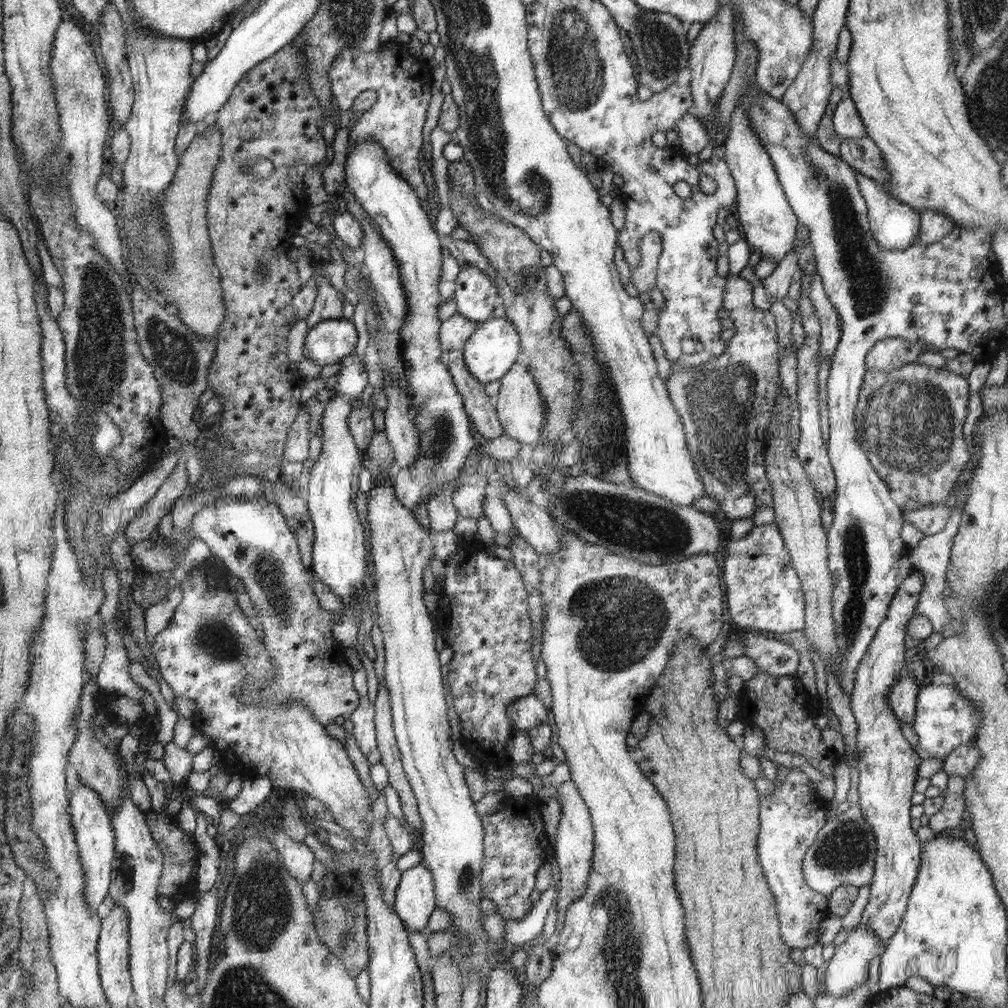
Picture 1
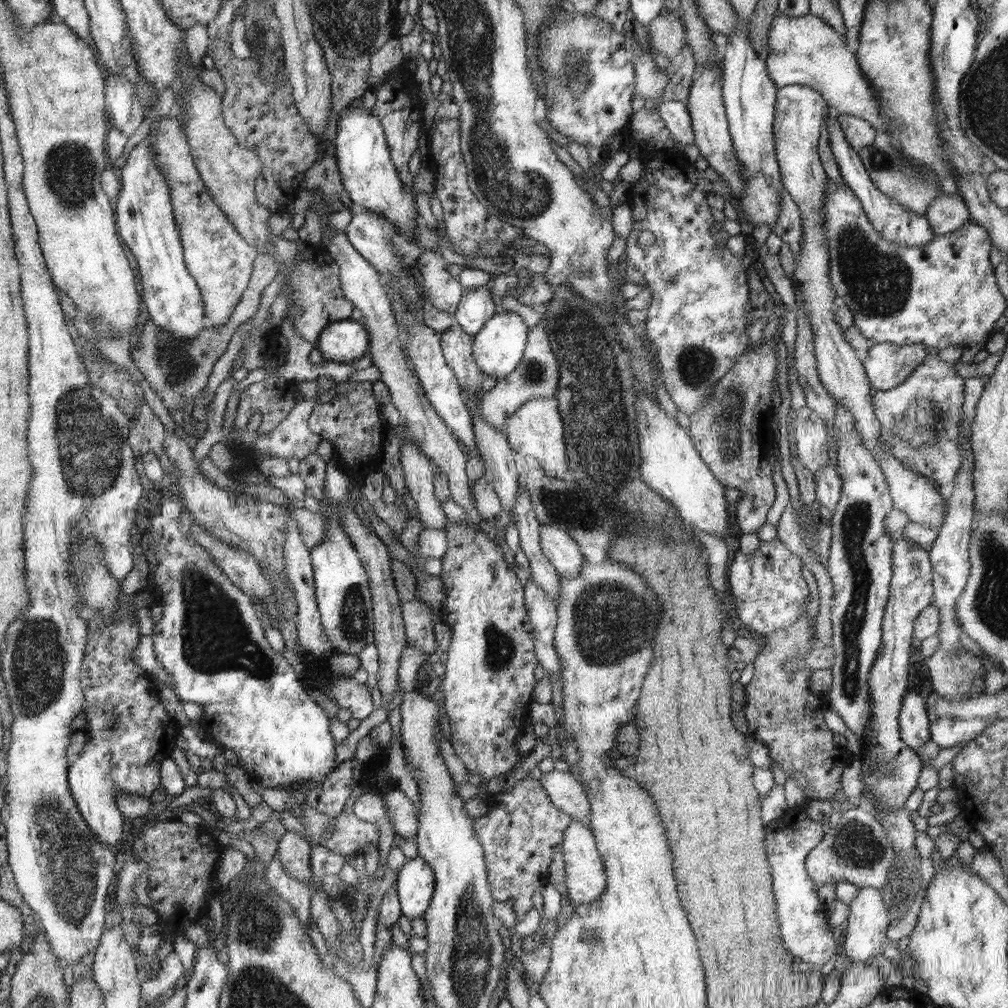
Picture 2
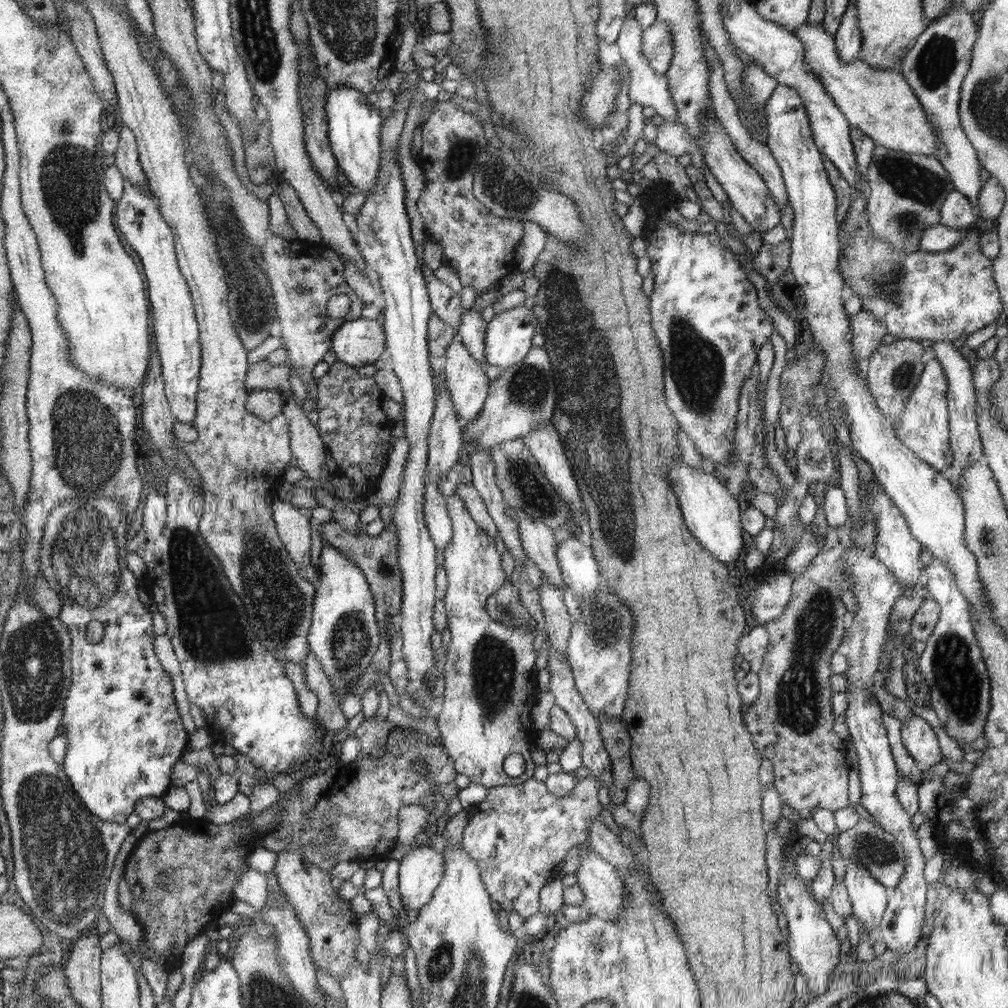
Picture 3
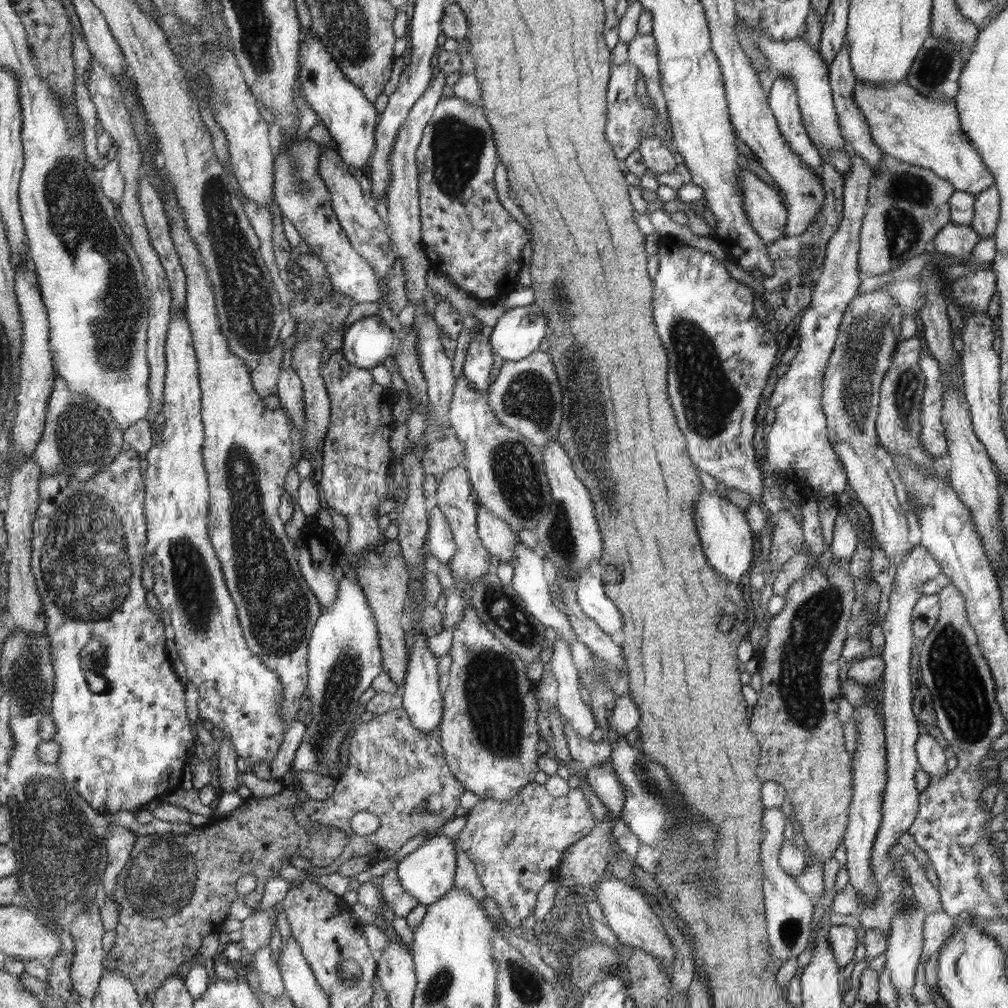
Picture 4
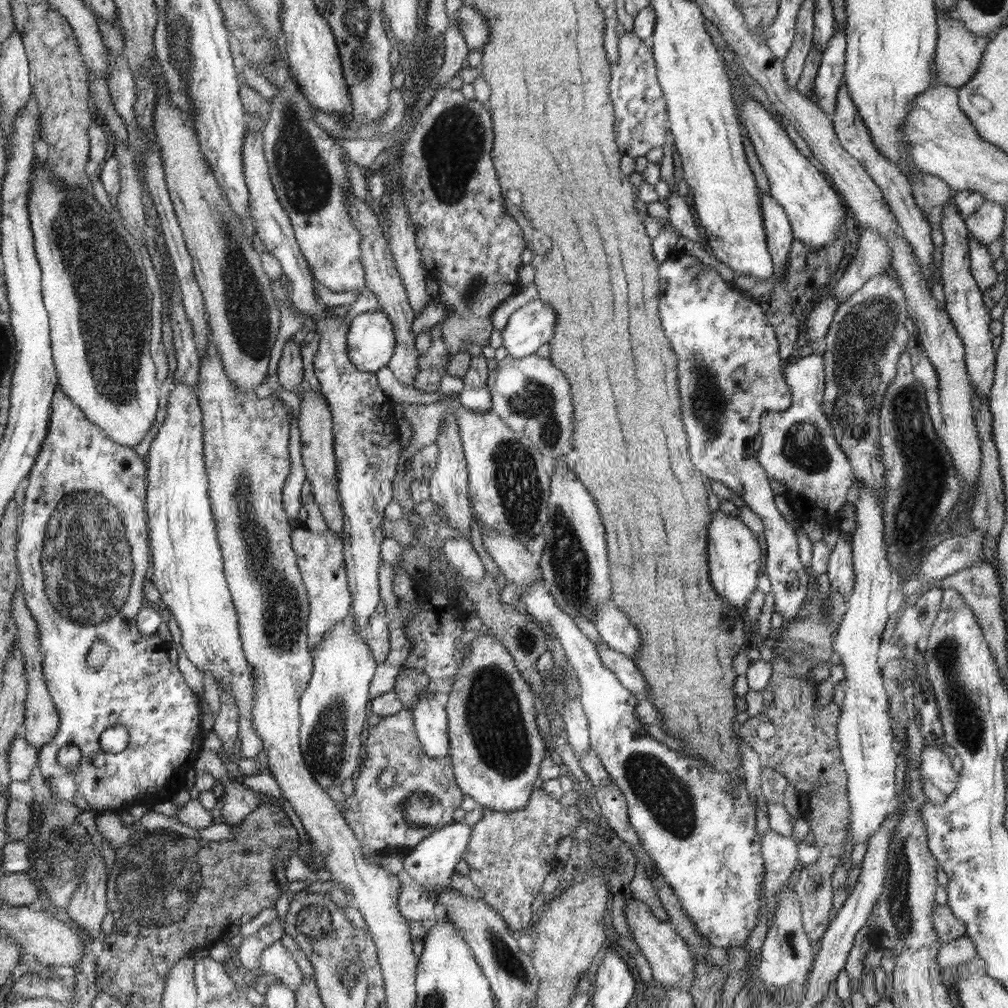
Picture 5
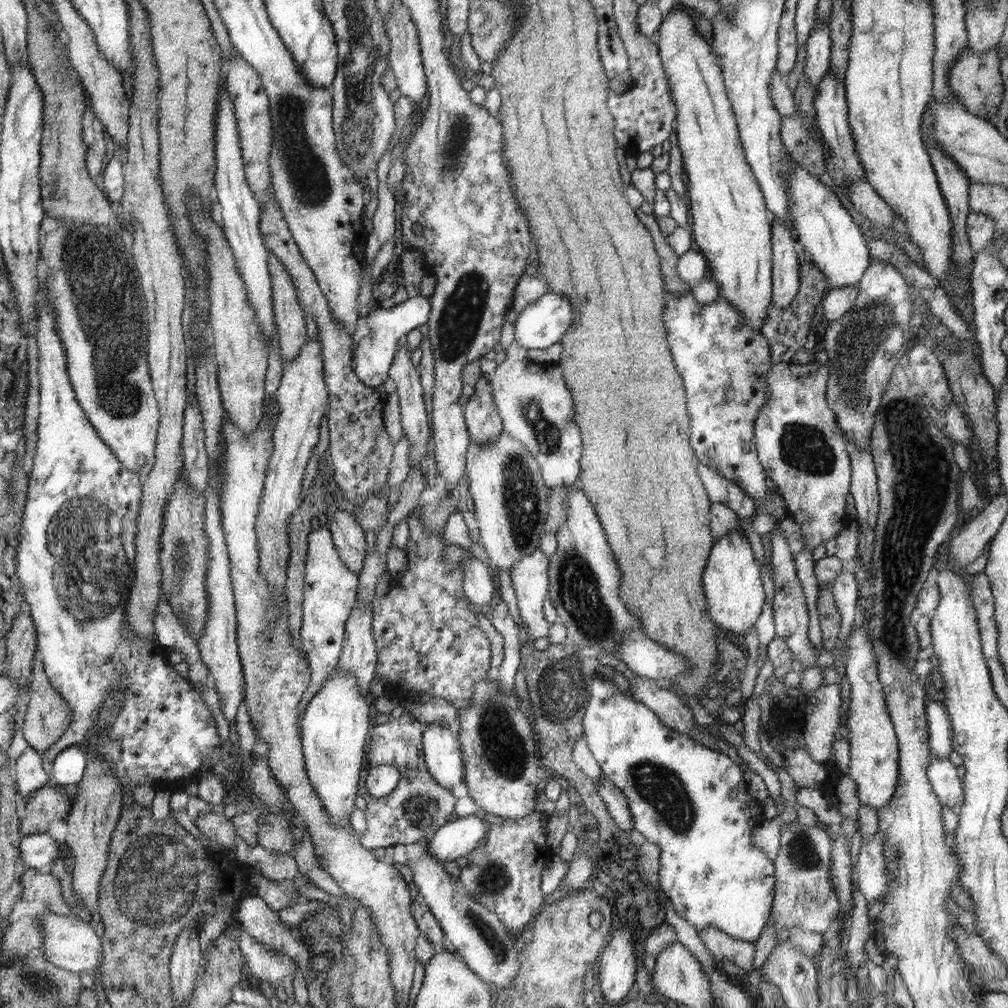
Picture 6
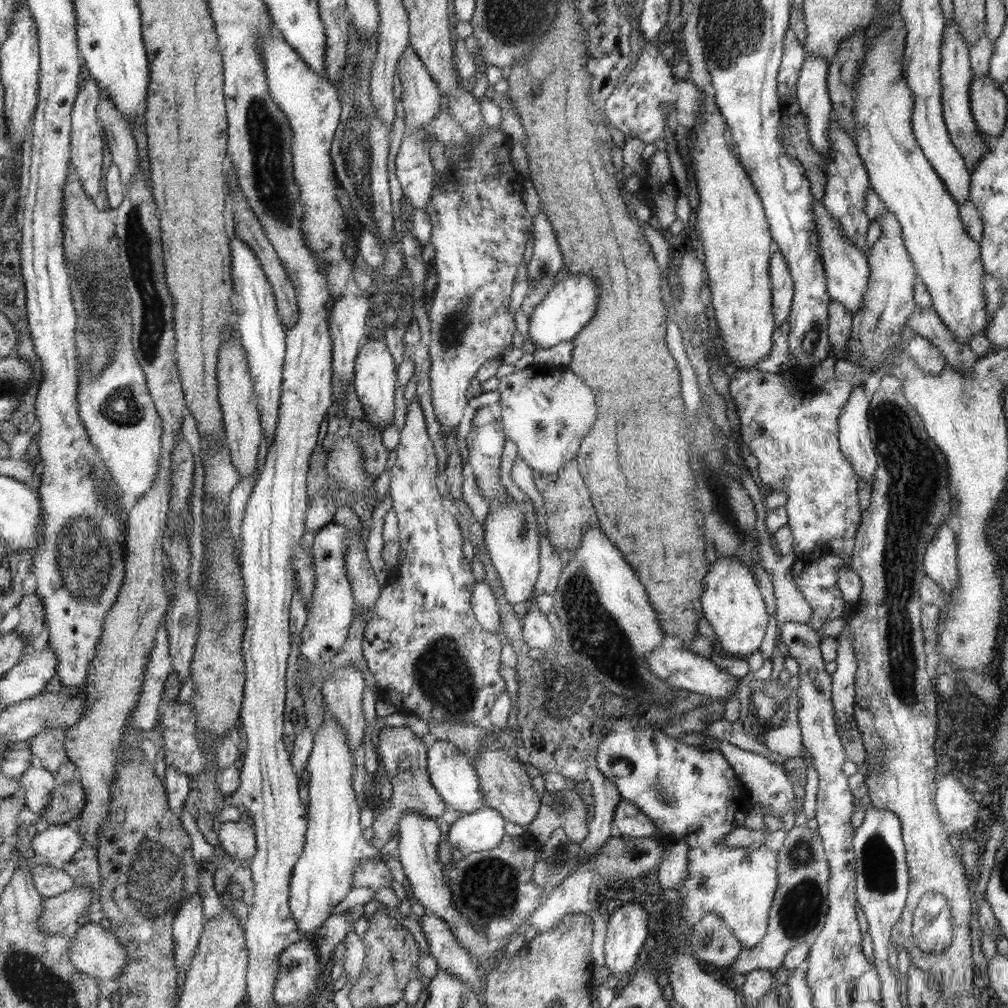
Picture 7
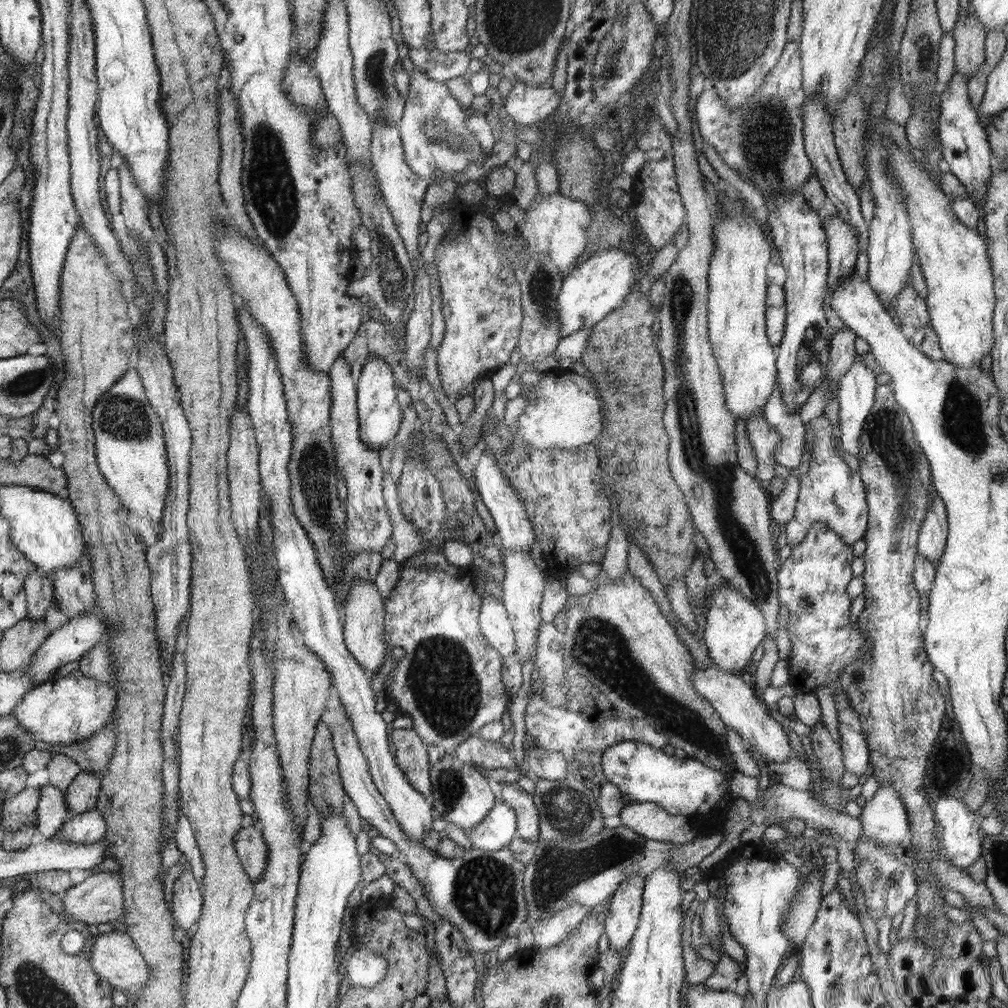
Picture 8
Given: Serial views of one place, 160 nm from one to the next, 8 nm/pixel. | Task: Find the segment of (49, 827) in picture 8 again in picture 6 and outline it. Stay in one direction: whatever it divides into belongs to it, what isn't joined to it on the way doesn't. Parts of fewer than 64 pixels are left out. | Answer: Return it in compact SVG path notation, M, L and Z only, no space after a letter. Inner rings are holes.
M28 747L14 764L16 772L16 782L18 783L18 793L24 798L32 793L38 792L45 787L50 780L50 775L46 774L42 767L42 756L34 748Z

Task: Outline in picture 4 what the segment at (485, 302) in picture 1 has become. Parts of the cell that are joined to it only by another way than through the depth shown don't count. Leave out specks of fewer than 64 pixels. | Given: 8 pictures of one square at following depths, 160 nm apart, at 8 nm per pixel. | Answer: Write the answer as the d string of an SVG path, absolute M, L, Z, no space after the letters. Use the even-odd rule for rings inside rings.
M476 332L471 337L463 364L463 374L473 389L487 392L491 385L489 376L493 361L494 353L489 338L481 332Z

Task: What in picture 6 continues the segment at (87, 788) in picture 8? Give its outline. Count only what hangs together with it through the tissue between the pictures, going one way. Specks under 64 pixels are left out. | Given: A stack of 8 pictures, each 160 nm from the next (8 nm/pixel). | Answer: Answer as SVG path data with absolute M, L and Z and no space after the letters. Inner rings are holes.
M47 785L24 799L26 814L22 818L22 834L47 832L52 820L64 820L71 809L67 794Z

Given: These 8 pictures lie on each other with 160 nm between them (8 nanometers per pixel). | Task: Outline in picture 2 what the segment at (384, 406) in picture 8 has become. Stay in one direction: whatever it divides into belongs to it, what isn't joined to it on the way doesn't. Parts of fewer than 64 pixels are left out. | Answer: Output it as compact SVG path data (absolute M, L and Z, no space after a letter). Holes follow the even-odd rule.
M339 320L325 326L317 340L323 362L351 365L369 348L370 332L361 320Z

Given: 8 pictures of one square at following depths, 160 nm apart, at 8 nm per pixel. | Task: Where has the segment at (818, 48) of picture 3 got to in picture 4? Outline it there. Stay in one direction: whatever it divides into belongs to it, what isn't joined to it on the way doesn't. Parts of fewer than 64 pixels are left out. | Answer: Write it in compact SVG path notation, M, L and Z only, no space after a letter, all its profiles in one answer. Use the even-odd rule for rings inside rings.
M856 79L852 93L853 103L865 116L872 140L884 153L895 159L934 171L940 178L950 181L955 190L977 195L995 184L993 174L983 163L975 146L962 130L954 100L936 100L924 96L906 81L871 85Z

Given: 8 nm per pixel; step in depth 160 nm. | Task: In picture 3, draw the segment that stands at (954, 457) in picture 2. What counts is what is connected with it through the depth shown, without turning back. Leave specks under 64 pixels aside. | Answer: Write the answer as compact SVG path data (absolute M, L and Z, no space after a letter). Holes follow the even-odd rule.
M928 360L920 374L918 384L905 400L904 410L899 414L895 435L918 457L934 470L942 472L953 461L949 443L949 408L946 396L948 381L938 360Z

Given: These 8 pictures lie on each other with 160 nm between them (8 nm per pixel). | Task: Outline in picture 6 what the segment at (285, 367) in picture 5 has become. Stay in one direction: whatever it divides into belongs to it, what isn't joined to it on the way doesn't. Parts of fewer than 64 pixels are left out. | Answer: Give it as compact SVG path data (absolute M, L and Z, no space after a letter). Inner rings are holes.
M269 253L272 274L273 308L276 310L280 355L284 363L301 355L307 341L305 311L298 298L297 286L282 261Z

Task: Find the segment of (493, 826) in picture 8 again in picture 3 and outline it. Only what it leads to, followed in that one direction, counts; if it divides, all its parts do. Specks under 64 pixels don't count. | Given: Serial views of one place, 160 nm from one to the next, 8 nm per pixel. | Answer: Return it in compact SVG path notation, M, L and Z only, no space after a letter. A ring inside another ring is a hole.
M430 843L426 846L406 852L399 864L399 891L406 910L418 910L425 907L433 899L446 872L446 856L439 845Z

